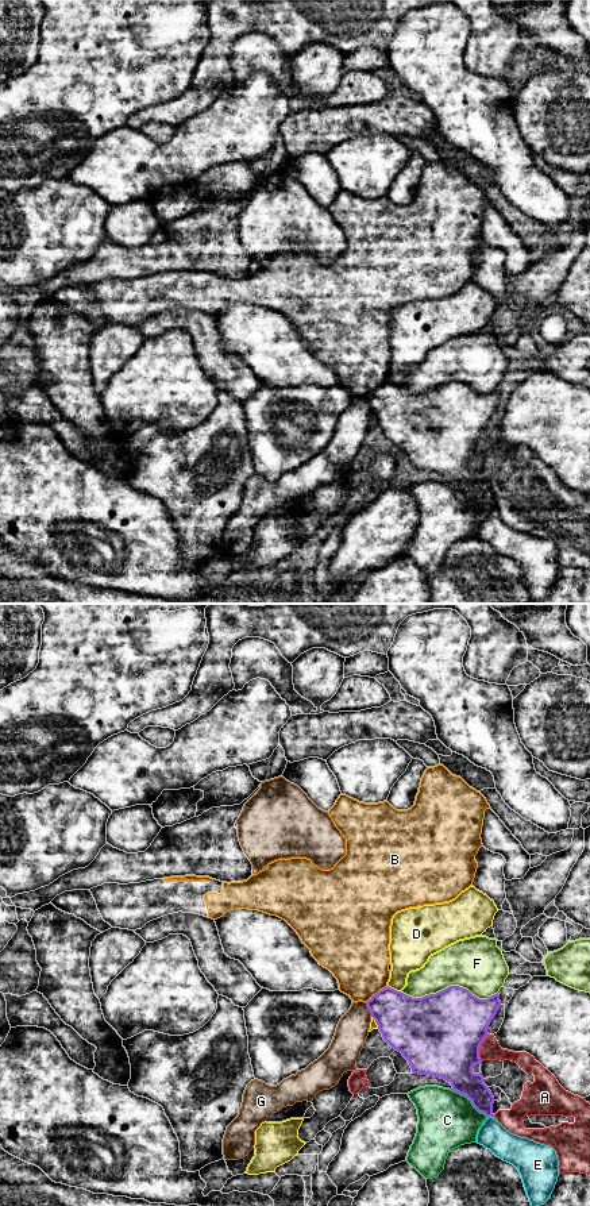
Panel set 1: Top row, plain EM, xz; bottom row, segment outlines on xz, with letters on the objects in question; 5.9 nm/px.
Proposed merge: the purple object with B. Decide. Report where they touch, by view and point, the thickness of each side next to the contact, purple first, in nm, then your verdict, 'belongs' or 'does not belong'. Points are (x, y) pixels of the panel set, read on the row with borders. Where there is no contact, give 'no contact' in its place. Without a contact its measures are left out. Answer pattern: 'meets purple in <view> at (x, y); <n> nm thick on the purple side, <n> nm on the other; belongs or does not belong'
meets purple in xz at (378, 991); 320 nm thick on the purple side, 380 nm on the other; does not belong

